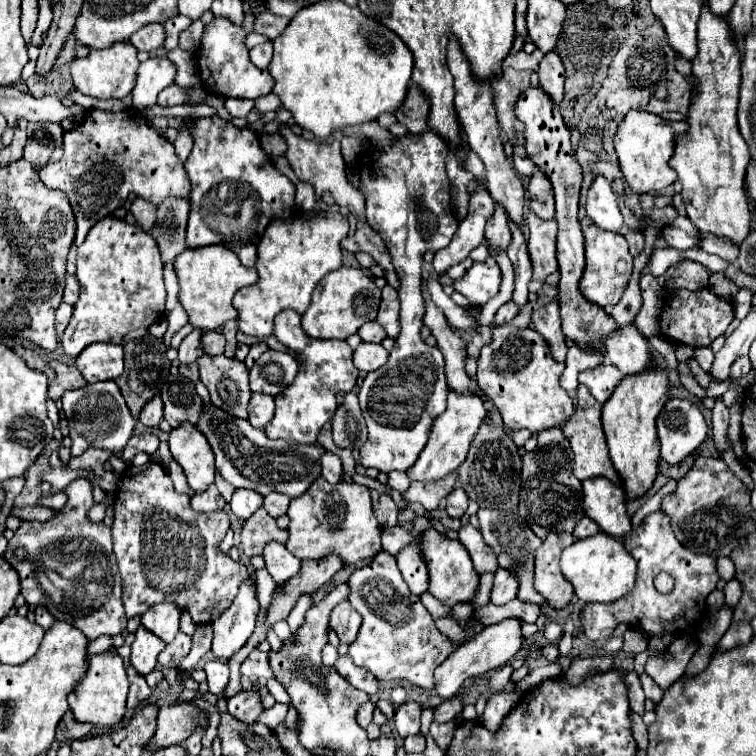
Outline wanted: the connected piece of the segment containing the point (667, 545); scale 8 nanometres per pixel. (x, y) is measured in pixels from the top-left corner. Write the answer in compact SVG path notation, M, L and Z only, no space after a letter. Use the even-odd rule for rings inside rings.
M655 512L645 516L643 524L623 538L625 548L637 560L637 582L631 594L623 596L613 604L587 604L581 610L581 626L589 640L607 640L619 624L627 624L631 628L641 628L649 638L659 634L677 634L679 630L687 630L691 624L701 620L705 610L695 610L699 604L705 604L707 596L717 588L716 558L693 554L679 544L675 538L669 516L663 512ZM659 572L669 572L675 578L675 588L671 594L661 594L653 586L653 578Z

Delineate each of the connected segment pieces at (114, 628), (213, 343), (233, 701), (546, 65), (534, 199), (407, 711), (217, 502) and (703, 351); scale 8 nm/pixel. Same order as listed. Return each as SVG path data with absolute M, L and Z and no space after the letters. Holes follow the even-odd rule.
M73 480L67 488L65 488L65 494L67 494L67 502L65 506L59 510L59 516L55 516L53 520L47 520L47 522L27 522L23 520L19 530L13 534L13 538L9 540L9 546L3 554L3 558L19 572L21 576L21 594L23 598L27 600L29 606L45 606L51 616L55 620L63 620L63 622L69 622L73 624L75 628L79 628L89 640L95 640L103 634L107 636L113 636L113 634L121 634L127 626L127 616L125 616L125 610L123 610L123 604L121 604L121 576L119 576L119 568L117 568L117 560L115 560L115 554L113 554L113 538L111 538L111 528L105 526L103 522L89 522L87 518L87 512L89 508L93 506L93 486L87 482L87 480ZM69 548L75 550L75 556L79 558L89 558L89 562L93 564L93 572L97 574L97 592L87 590L87 598L83 602L83 608L81 608L81 602L79 602L79 596L67 596L67 592L61 592L61 594L47 594L43 588L41 588L41 582L39 582L39 572L43 572L43 568L37 566L37 562L41 562L41 554L43 552L61 552L67 550L69 554Z
M203 332L201 344L203 344L205 354L223 354L225 336L221 332Z
M239 692L227 700L227 710L233 718L241 722L255 722L257 716L263 712L259 692Z
M549 52L539 64L539 86L549 94L553 104L561 104L563 100L563 82L565 82L565 68L557 56L557 52Z
M539 168L535 170L531 182L529 182L529 194L531 194L531 210L543 218L551 220L555 218L555 200L553 200L553 186L549 184L549 178Z
M407 700L395 708L395 728L401 738L409 734L419 734L419 718L421 718L421 704Z
M211 484L203 494L195 494L191 498L191 508L197 512L213 512L213 510L223 510L225 508L225 500L219 494L217 486Z
M697 348L695 350L695 360L699 362L699 366L703 370L709 370L709 366L713 364L713 350L711 348Z

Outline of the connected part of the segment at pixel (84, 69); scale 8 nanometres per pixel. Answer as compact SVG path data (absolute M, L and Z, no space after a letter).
M117 42L105 50L91 50L85 58L75 58L71 62L71 76L75 82L75 88L87 96L93 98L125 98L137 78L137 50L131 42Z

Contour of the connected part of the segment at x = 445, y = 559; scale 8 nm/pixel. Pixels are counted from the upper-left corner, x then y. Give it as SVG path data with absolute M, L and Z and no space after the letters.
M429 528L429 530L425 530L421 550L423 550L423 558L427 562L429 576L431 576L429 592L447 606L455 606L459 602L471 602L475 596L475 590L479 586L479 574L473 572L471 558L465 552L463 544L459 540L445 538L435 528Z

